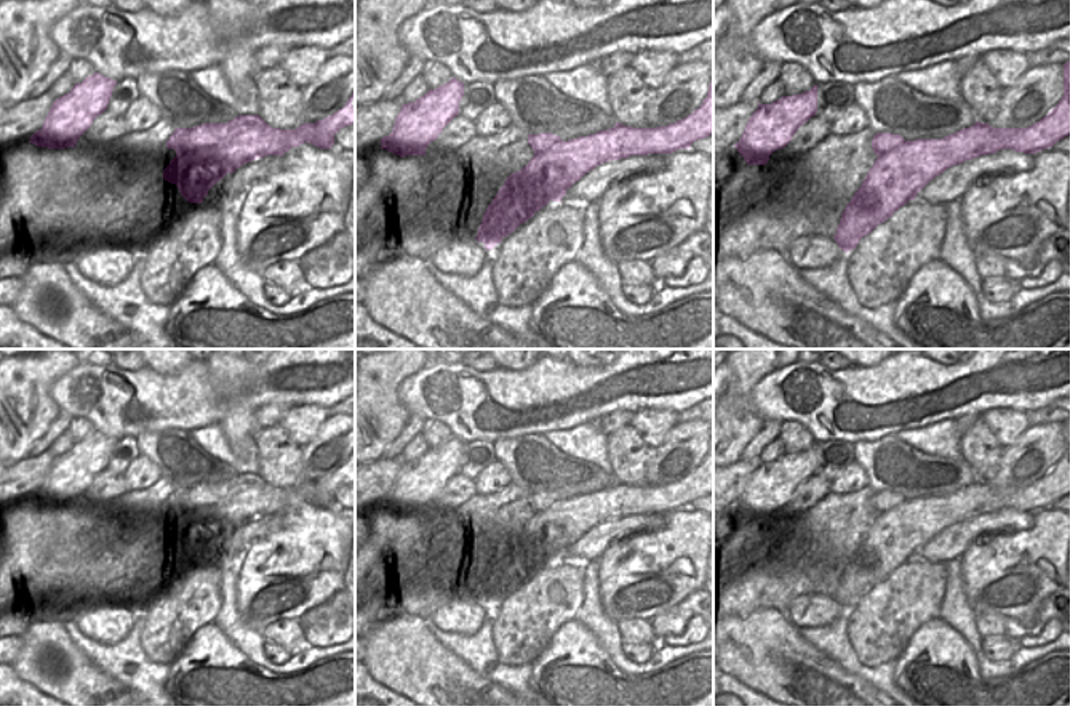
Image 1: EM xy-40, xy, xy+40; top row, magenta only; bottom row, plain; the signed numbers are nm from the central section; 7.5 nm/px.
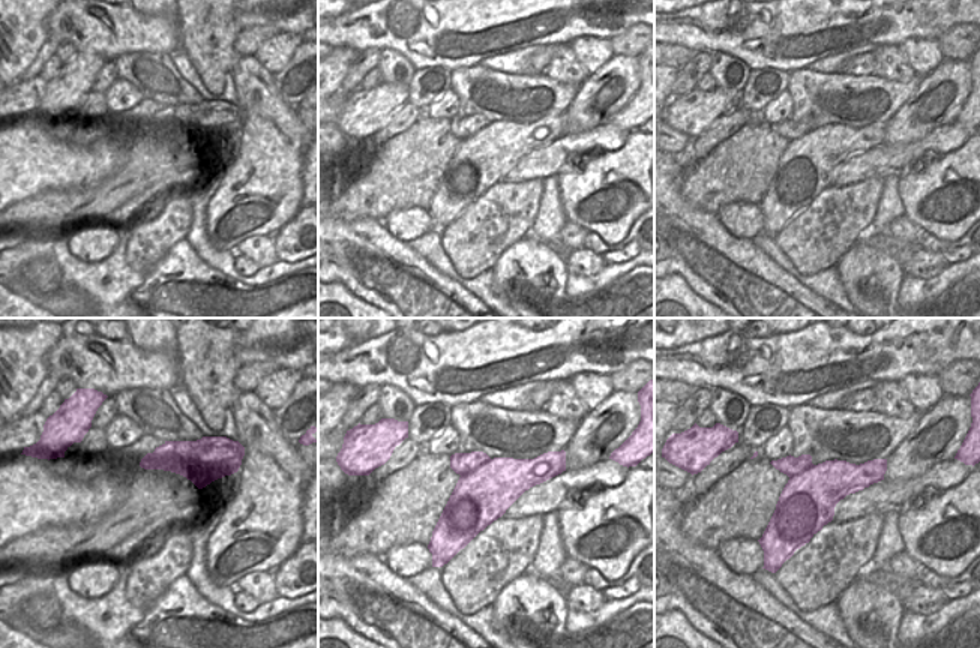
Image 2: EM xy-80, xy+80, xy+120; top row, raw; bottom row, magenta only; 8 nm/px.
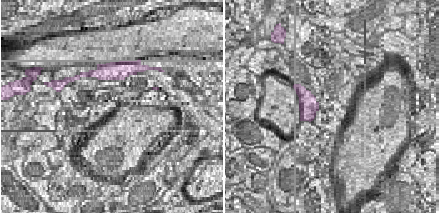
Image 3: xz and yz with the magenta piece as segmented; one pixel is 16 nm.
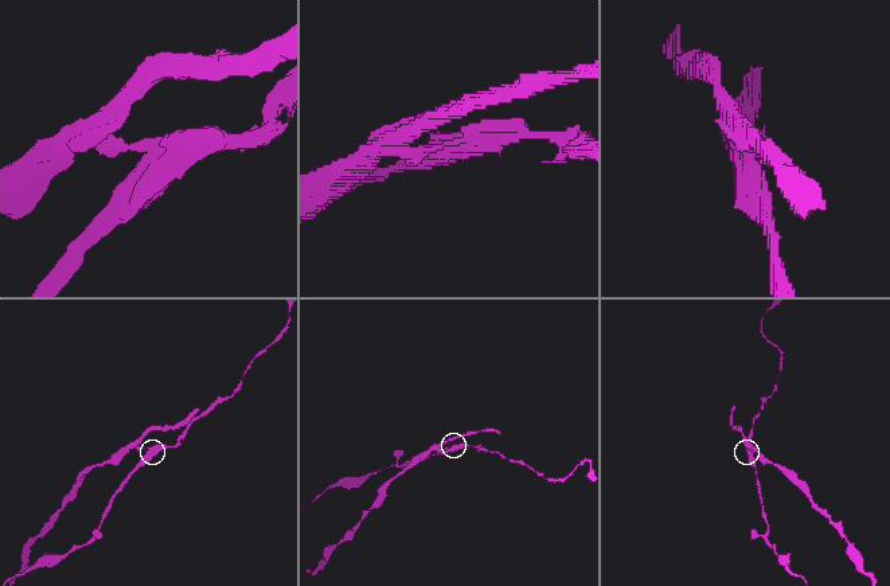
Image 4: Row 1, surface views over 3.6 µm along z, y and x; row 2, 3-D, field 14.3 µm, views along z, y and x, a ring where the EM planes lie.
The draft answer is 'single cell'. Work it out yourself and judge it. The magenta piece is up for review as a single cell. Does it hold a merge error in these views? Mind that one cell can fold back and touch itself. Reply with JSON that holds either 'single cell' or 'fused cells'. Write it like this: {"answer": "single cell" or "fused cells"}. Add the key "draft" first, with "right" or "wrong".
{"draft": "wrong", "answer": "fused cells"}

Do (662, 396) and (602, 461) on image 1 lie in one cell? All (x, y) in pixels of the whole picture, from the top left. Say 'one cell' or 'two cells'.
two cells

